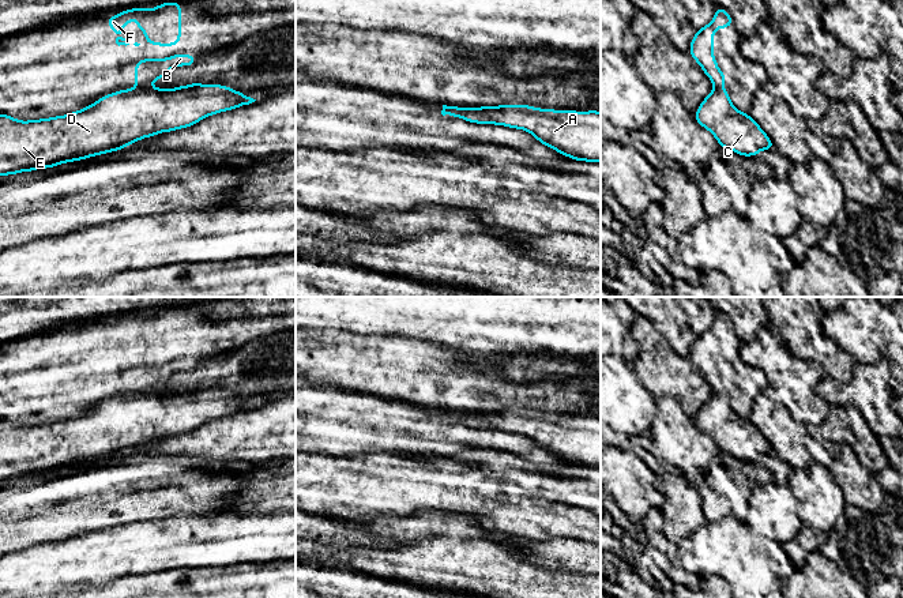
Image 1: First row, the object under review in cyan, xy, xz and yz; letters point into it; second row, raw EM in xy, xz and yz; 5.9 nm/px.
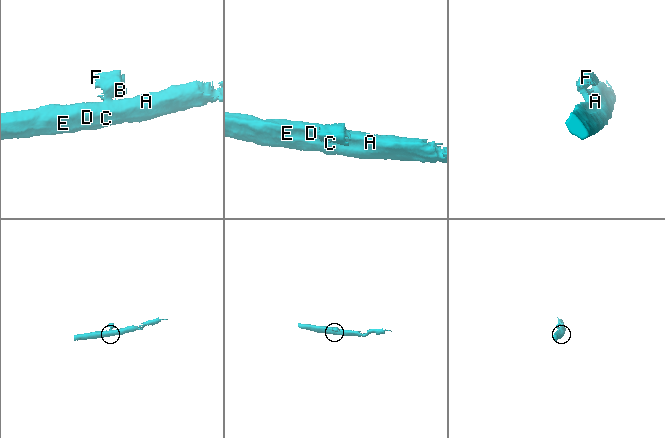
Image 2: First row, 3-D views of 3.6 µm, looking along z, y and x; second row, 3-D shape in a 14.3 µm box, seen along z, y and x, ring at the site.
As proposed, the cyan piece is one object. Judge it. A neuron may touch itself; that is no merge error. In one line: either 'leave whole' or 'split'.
split

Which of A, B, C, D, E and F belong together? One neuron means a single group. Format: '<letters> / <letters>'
A C D E / B F

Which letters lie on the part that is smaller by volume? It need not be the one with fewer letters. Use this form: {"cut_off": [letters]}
{"cut_off": ["B", "F"]}

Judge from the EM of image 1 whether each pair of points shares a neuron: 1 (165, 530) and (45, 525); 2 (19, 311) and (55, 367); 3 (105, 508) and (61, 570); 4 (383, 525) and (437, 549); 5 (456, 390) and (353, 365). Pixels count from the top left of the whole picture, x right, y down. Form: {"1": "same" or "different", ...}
{"1": "different", "2": "different", "3": "different", "4": "same", "5": "same"}

